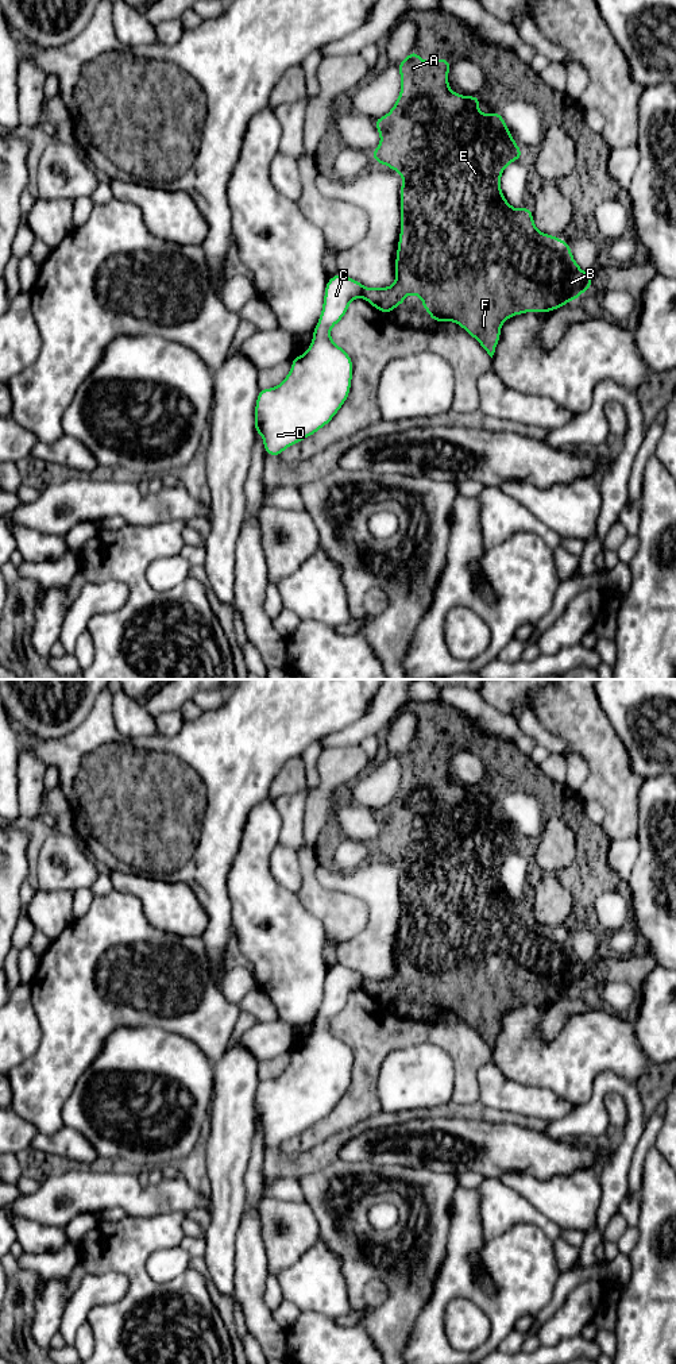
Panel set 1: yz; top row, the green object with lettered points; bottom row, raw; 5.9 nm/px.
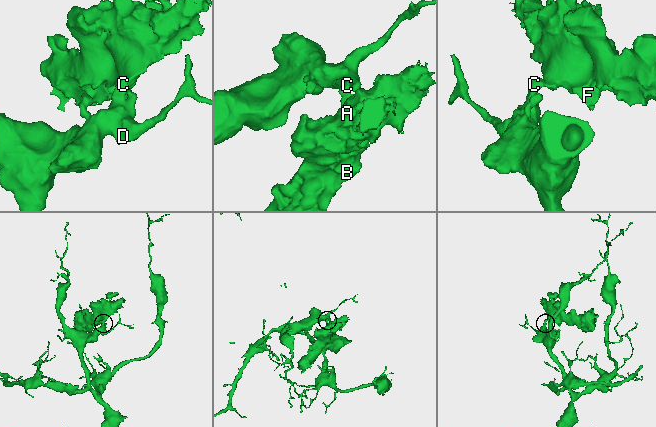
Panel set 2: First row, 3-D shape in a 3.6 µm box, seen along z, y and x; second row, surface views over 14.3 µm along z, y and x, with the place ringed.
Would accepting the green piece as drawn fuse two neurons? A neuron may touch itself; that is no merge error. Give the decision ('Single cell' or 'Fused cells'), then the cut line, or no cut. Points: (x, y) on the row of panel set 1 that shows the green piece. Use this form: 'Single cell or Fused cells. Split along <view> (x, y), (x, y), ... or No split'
Fused cells. Split along yz (364, 288), (360, 296)

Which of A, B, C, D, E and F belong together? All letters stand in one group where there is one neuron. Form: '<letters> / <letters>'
A B E F / C D

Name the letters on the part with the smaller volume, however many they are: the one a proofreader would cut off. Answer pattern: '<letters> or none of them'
A, B, E, F

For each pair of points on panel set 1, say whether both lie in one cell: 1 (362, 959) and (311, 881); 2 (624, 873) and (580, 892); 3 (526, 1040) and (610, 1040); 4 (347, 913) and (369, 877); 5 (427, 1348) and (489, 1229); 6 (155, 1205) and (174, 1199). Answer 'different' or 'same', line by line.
1: different
2: different
3: same
4: different
5: different
6: same

